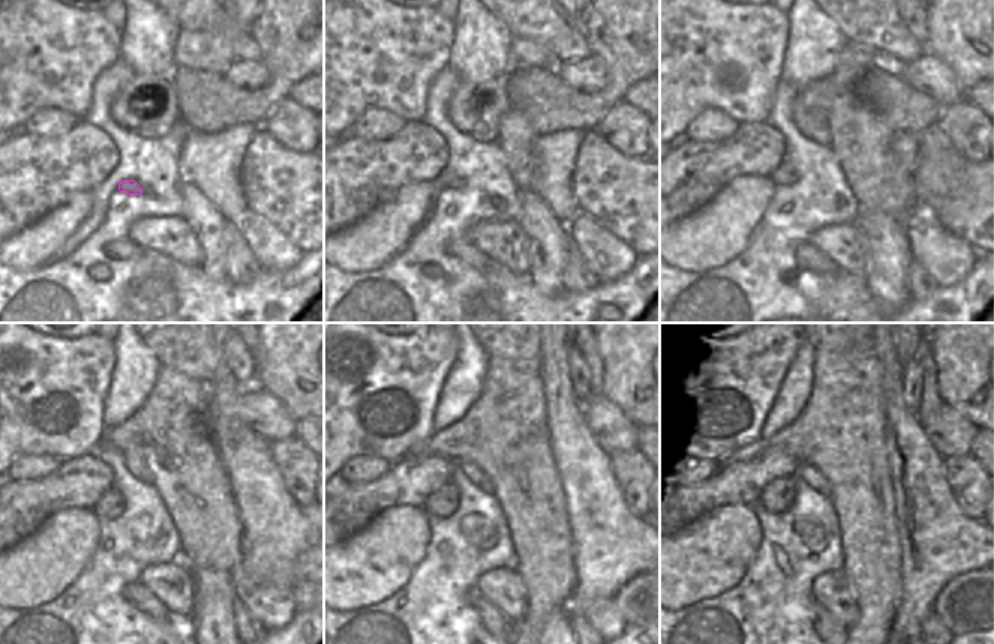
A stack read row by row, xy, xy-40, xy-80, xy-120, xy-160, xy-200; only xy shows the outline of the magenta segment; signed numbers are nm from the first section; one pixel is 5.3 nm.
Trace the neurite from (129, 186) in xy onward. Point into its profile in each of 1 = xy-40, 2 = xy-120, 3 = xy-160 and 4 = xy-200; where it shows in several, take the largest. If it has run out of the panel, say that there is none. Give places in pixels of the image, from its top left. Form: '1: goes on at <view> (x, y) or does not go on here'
1: goes on at xy-40 (455, 182)
2: goes on at xy-120 (111, 505)
3: goes on at xy-160 (443, 502)
4: goes on at xy-200 (777, 496)

